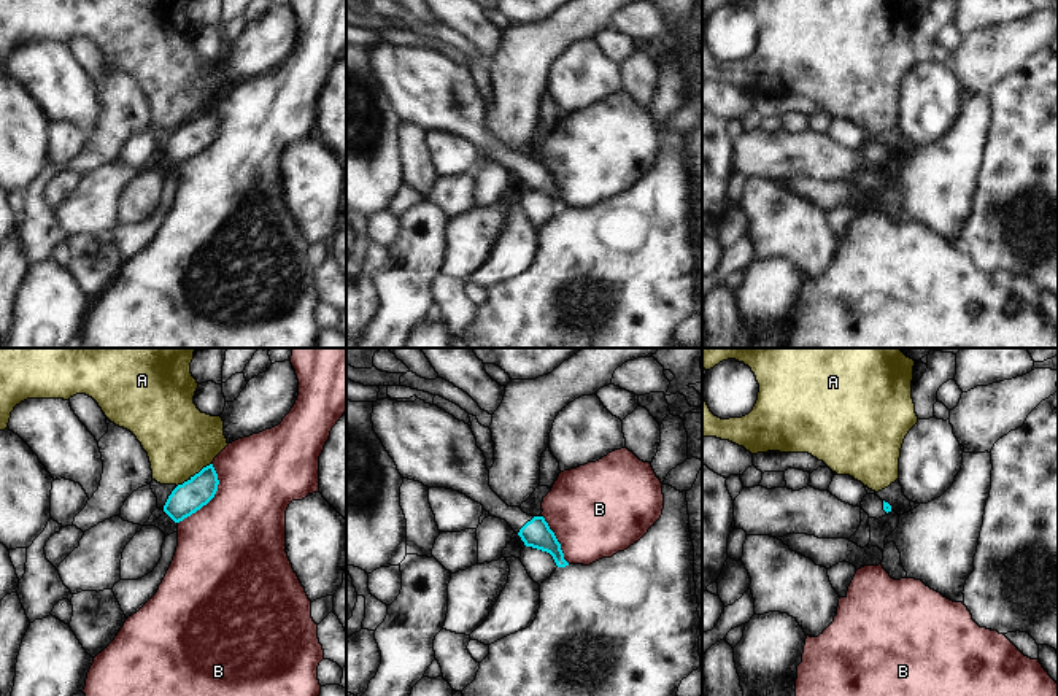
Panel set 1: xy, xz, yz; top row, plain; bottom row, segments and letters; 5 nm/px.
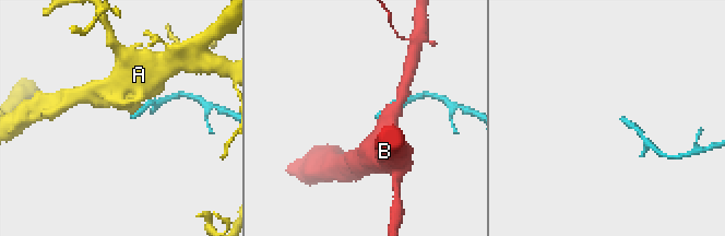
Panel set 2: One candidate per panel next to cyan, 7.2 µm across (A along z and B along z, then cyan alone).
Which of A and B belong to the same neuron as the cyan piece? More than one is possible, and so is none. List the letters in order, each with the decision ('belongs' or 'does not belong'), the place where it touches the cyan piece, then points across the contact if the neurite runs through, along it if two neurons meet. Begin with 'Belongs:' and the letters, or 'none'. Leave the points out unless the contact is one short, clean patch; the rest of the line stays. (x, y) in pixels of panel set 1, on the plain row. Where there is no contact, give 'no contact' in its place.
Belongs: none
A: does not belong; contact xy (196, 118); border xy (212, 107), (177, 131)
B: does not belong; contact xy (212, 142)

